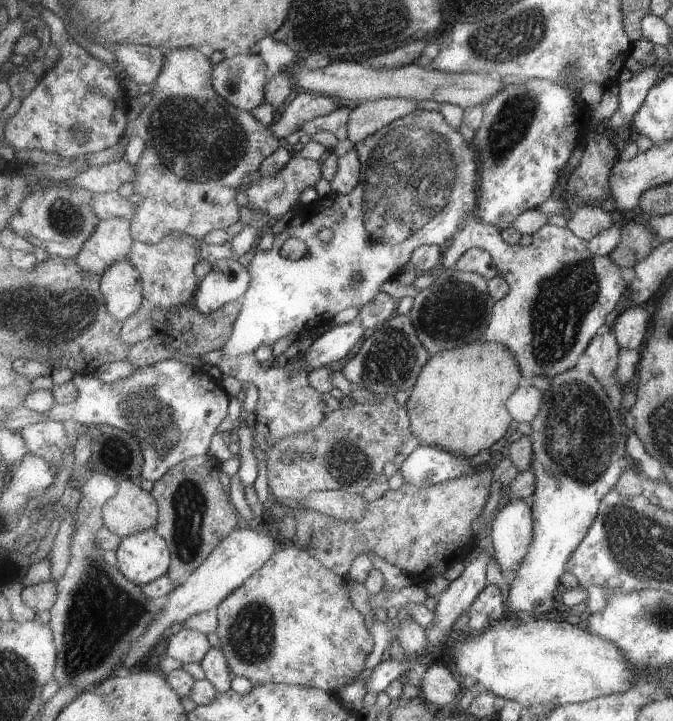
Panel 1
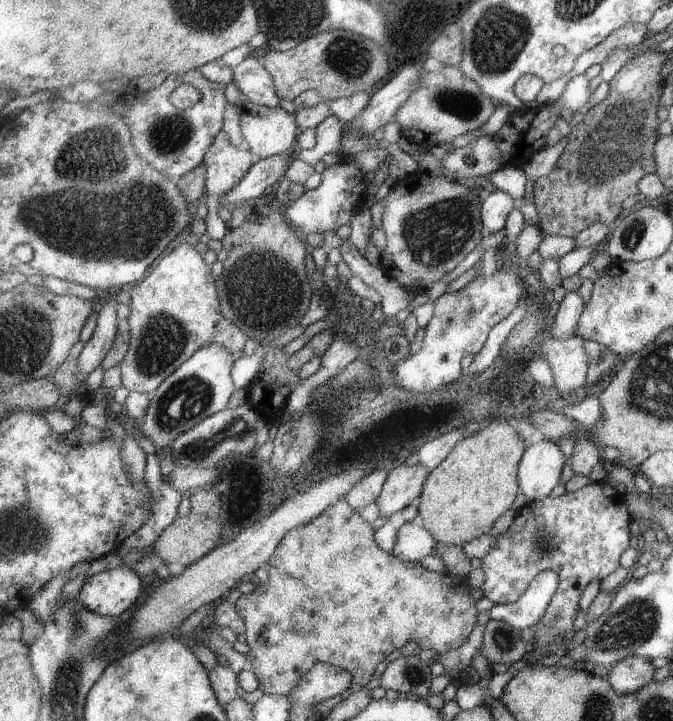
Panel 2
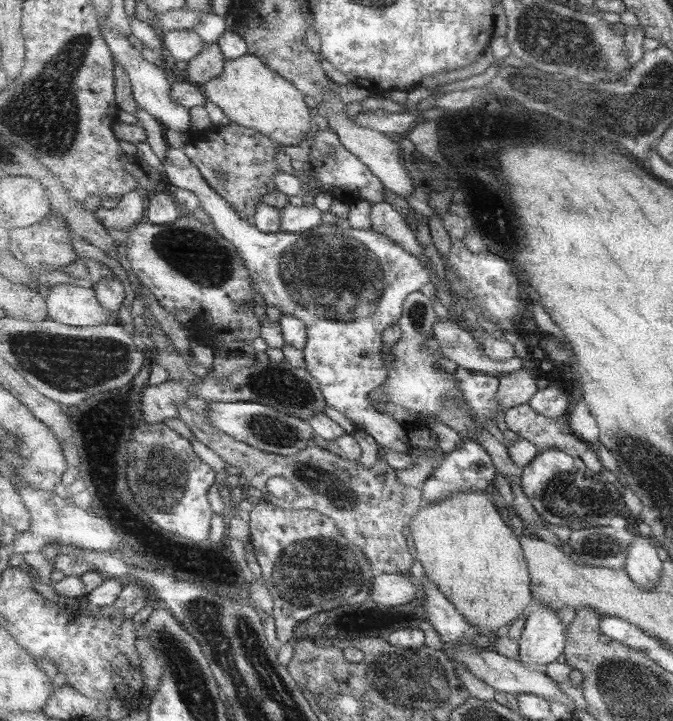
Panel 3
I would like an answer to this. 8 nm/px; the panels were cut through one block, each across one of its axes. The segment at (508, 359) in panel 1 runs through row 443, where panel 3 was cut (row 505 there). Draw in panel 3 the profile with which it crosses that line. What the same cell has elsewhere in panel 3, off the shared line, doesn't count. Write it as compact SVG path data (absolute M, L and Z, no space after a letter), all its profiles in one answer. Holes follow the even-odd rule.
M461 492L439 500L434 504L423 504L409 527L415 559L420 561L427 578L435 583L451 603L469 619L471 626L480 627L493 634L502 626L510 625L521 618L529 602L533 600L532 578L519 533L509 526L488 492Z

